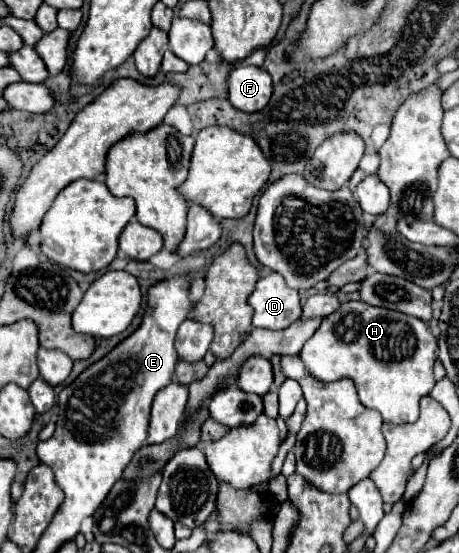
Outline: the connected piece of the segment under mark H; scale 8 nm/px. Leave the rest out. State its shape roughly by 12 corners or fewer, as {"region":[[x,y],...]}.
{"region":[[350,300],[300,358],[384,422],[436,384],[424,320]]}

